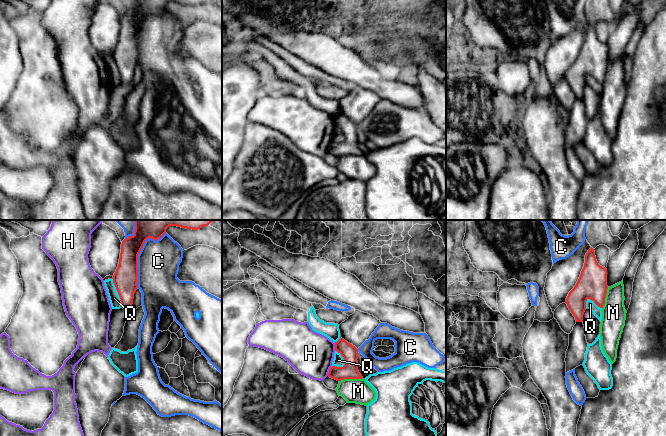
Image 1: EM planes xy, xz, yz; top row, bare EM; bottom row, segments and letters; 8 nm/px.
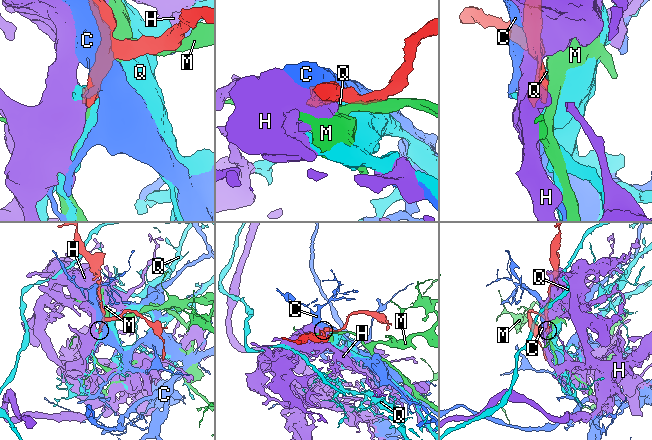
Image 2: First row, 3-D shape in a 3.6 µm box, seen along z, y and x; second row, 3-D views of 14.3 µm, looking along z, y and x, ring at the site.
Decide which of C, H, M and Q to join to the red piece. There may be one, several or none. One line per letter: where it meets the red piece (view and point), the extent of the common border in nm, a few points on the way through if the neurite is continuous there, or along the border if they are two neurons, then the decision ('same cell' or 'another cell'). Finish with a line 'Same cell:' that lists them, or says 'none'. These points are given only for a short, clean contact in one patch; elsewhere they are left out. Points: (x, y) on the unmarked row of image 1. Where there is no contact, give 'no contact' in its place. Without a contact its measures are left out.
C: meets red in xy at (138, 30); contact 500 nm long; another cell
H: meets red in xz at (329, 147); contact 90 nm long; another cell
M: meets red in xz at (350, 154); contact 190 nm long; another cell
Q: meets red in xy at (118, 69); contact 240 nm long; border along xy (112, 55), (121, 83); another cell
Same cell: none

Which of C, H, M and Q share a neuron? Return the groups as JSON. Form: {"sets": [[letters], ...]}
{"sets": [["C"], ["H"], ["M"], ["Q"]]}

